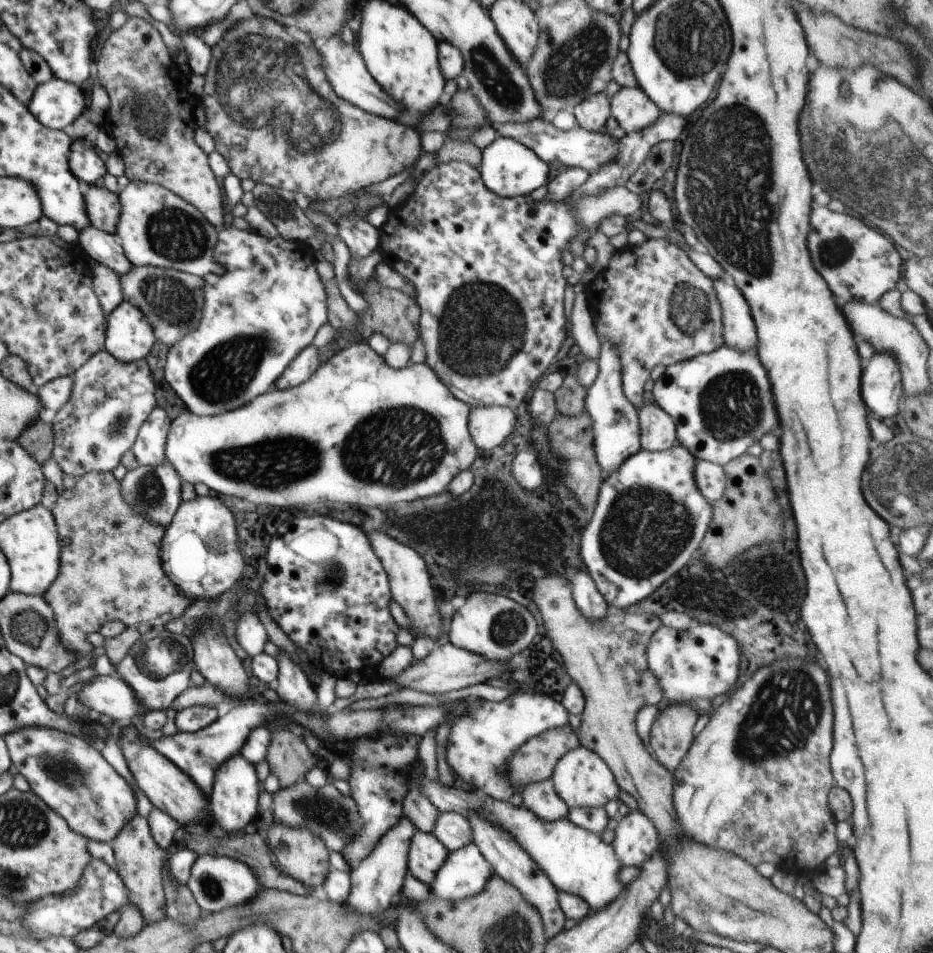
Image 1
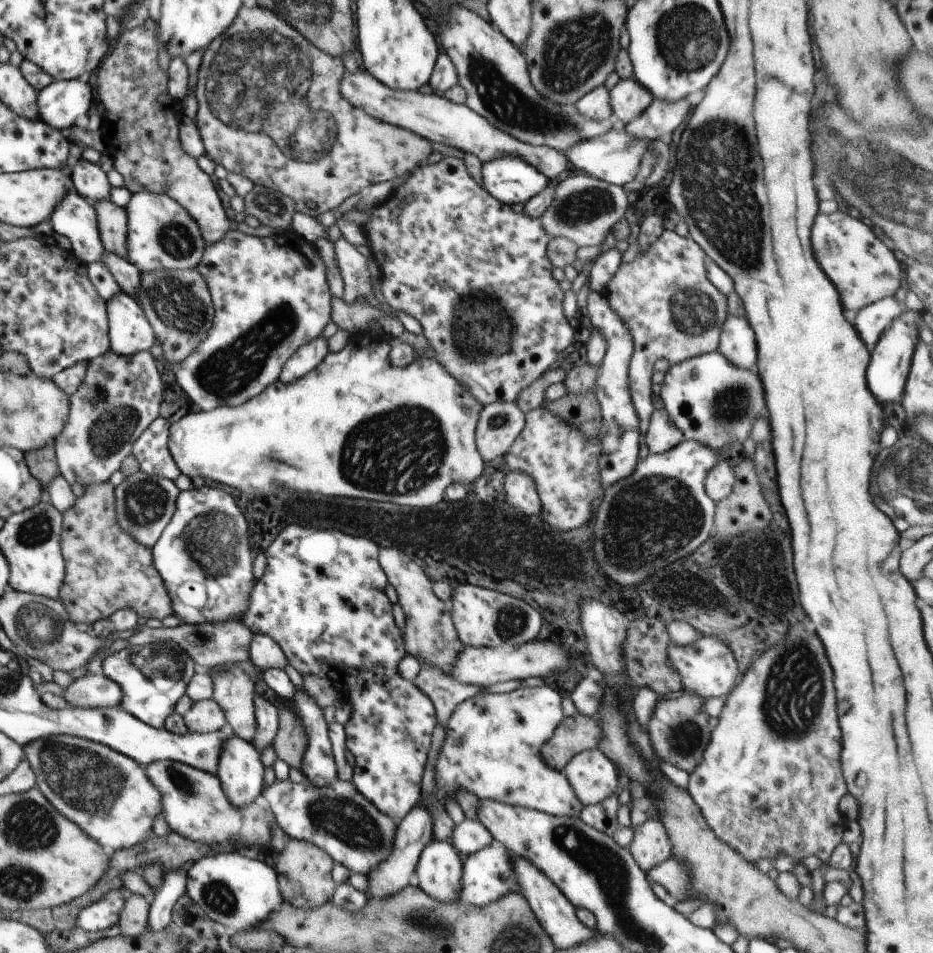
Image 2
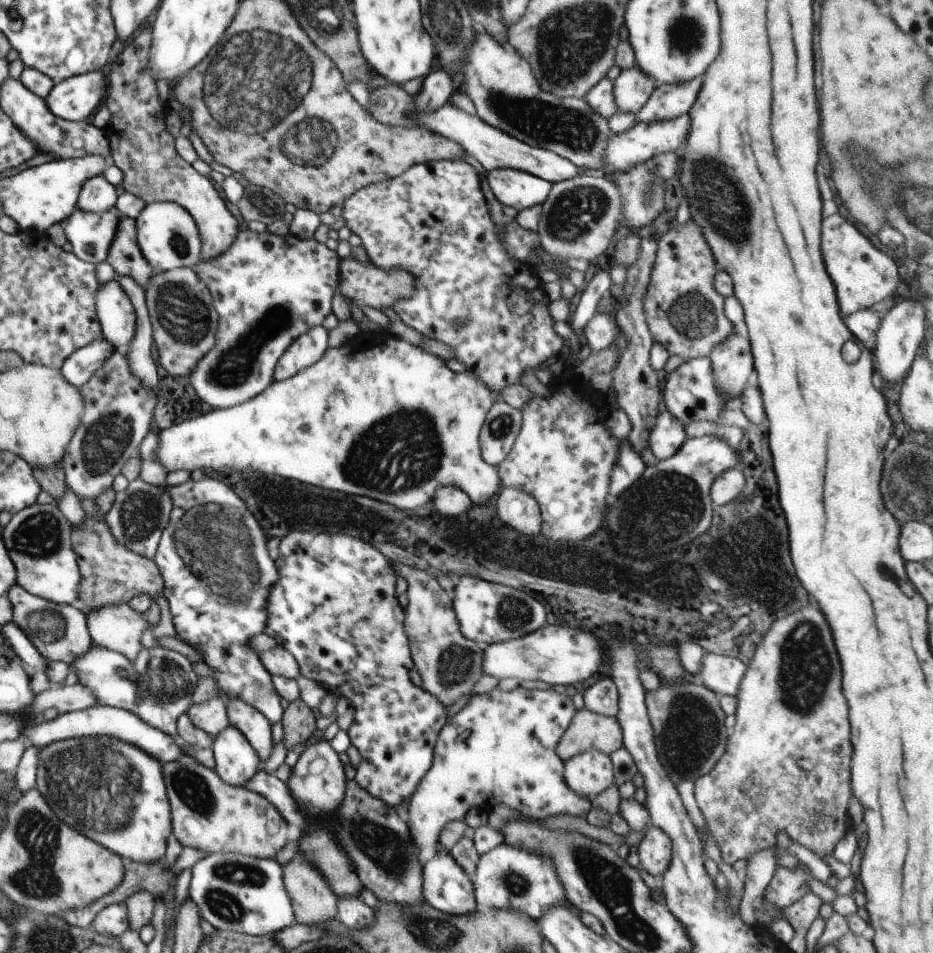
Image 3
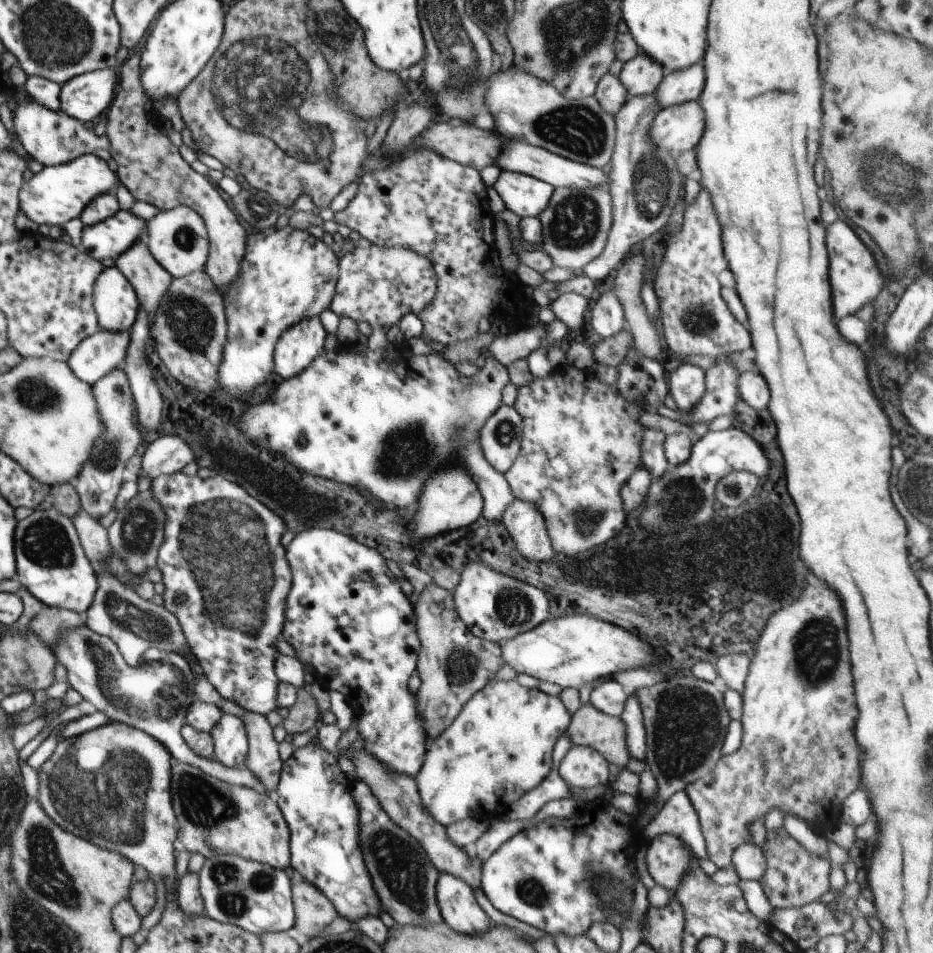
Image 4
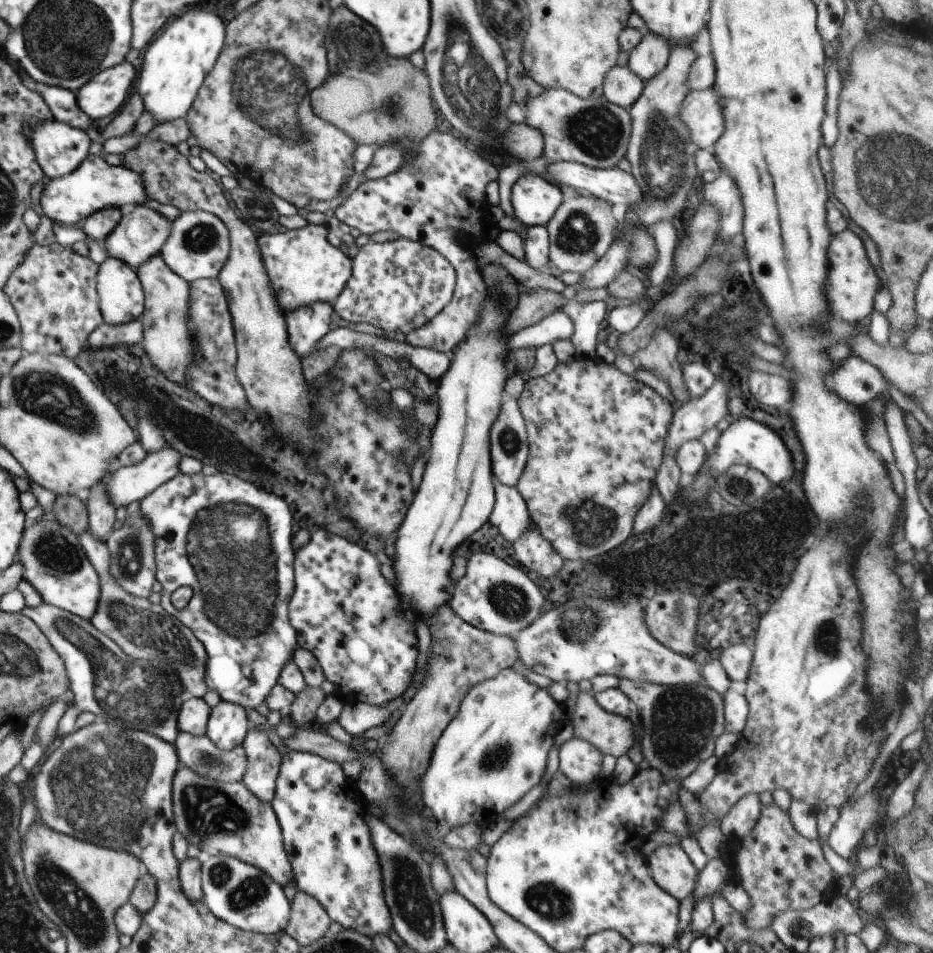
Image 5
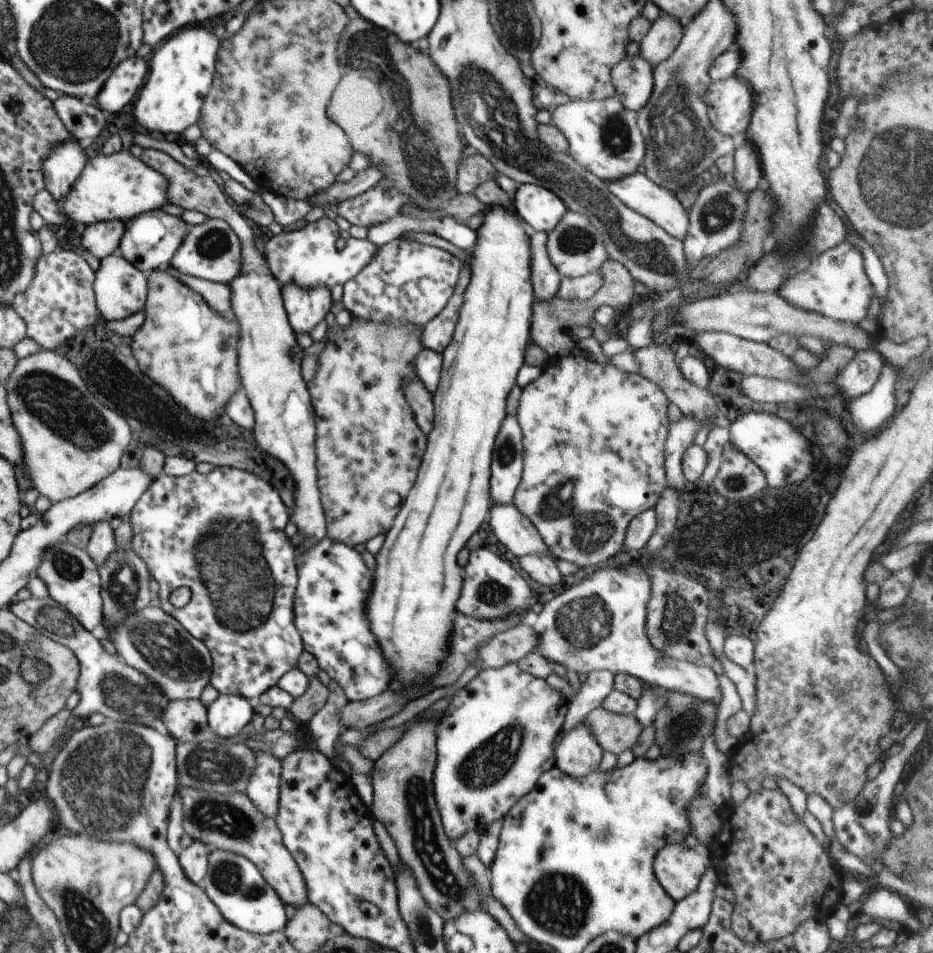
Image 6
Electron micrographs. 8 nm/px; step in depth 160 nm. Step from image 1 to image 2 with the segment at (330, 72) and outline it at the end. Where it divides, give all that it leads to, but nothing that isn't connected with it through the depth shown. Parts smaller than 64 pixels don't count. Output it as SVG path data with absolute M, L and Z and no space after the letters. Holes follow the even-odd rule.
M345 70L340 80L340 94L351 105L362 109L366 114L385 123L390 123L415 132L429 141L456 147L464 153L476 155L482 162L493 161L500 156L518 156L530 162L538 172L542 172L549 181L555 182L571 171L561 151L546 145L531 146L497 129L483 116L476 114L468 105L455 104L446 97L436 94L420 94L418 91L404 92L392 90L381 84L366 71L349 72Z

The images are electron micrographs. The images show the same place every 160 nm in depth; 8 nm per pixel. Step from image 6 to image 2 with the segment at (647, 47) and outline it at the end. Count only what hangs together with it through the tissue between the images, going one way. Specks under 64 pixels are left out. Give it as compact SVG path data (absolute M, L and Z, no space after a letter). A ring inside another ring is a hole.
M634 78L620 79L609 91L609 96L613 119L617 118L625 125L642 116L653 102L652 94Z

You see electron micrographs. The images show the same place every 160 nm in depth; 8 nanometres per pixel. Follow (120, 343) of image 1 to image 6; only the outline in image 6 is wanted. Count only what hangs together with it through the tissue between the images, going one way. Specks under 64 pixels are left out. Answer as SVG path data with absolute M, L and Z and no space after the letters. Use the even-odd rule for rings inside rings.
M114 253L100 259L99 268L95 271L93 291L95 292L96 306L99 315L107 321L117 321L136 314L145 308L148 279L130 261Z

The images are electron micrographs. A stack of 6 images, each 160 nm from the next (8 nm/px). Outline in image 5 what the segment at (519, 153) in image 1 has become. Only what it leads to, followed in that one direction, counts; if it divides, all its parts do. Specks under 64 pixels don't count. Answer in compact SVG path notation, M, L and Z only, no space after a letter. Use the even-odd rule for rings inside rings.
M526 172L511 190L514 215L526 227L548 224L560 204L562 191L534 172Z

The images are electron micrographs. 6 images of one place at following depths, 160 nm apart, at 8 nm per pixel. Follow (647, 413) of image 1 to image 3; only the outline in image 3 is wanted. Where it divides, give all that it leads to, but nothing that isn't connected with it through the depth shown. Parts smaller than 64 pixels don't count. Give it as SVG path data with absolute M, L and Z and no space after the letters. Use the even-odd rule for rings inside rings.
M667 410L657 416L655 427L651 430L650 450L658 462L663 461L674 456L687 438L685 426Z

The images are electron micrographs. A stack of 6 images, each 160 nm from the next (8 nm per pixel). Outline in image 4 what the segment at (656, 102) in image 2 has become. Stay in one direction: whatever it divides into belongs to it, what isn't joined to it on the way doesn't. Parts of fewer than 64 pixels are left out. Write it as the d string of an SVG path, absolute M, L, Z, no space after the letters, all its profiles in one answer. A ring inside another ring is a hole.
M700 62L682 70L666 72L655 93L658 102L666 108L698 99L705 82L705 68Z

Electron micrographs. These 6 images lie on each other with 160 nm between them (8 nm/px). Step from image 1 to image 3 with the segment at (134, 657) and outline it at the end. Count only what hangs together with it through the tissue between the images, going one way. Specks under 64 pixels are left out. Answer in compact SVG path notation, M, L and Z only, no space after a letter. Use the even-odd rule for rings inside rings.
M93 644L84 654L73 660L71 670L77 674L80 684L94 693L98 704L134 713L142 722L170 735L178 746L185 748L187 757L210 770L215 770L211 748L185 747L185 742L177 733L178 717L187 714L192 706L191 693L195 691L200 679L194 673L194 668L186 655L163 646L143 647L136 664L130 664L126 658L119 657L116 651Z

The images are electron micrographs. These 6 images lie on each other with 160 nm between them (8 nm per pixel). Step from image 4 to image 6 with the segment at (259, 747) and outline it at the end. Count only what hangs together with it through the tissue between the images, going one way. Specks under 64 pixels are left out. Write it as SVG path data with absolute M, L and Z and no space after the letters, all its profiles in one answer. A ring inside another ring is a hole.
M257 752L256 766L245 794L260 812L275 819L279 809L281 760L268 753Z

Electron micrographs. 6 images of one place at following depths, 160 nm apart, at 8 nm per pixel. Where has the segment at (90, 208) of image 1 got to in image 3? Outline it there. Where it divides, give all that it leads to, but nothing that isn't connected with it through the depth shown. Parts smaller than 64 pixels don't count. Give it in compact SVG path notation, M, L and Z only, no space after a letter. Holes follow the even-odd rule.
M119 215L117 235L111 244L107 261L114 267L118 277L129 277L146 290L152 274L156 272L140 250L135 220Z

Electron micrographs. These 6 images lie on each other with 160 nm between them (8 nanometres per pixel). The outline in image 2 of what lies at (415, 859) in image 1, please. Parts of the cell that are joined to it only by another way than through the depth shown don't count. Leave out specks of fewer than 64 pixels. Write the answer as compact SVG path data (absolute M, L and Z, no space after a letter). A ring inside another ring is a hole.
M434 839L422 851L415 870L419 887L441 903L459 900L463 861L449 841Z

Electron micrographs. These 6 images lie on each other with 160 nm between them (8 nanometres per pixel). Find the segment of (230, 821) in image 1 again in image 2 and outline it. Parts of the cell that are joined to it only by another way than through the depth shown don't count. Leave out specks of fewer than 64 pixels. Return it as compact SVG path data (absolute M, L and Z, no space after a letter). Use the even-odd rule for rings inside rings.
M235 734L223 742L216 775L234 806L243 807L260 796L265 769L261 752L251 742Z

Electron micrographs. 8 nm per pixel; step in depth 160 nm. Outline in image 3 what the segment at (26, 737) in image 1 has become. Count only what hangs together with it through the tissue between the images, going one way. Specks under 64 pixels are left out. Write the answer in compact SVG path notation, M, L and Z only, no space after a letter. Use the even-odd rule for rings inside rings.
M116 737L71 738L54 741L40 750L35 788L52 806L58 818L84 837L104 845L123 859L156 863L165 855L167 840L173 834L171 806L162 767L162 762L156 757Z

